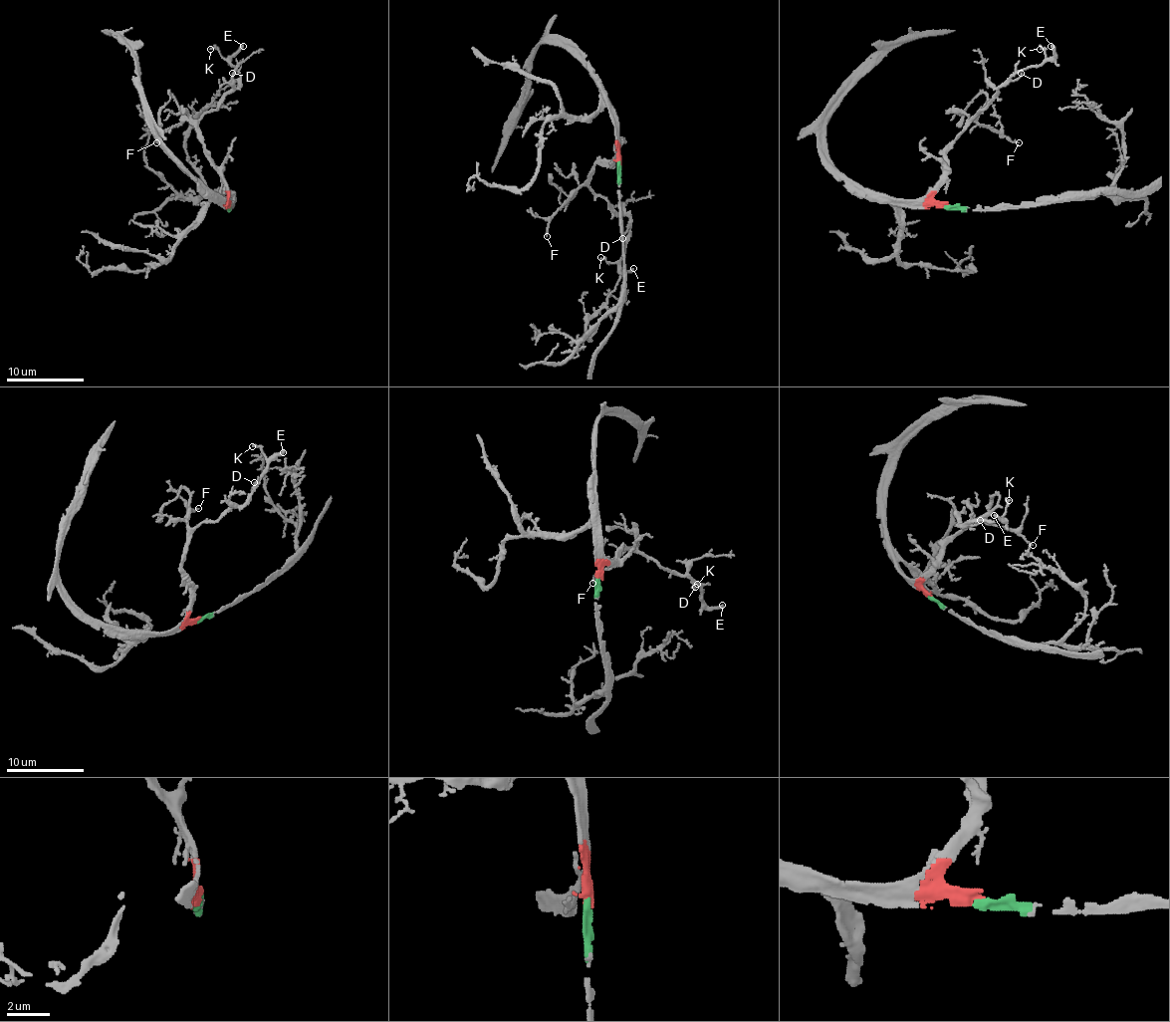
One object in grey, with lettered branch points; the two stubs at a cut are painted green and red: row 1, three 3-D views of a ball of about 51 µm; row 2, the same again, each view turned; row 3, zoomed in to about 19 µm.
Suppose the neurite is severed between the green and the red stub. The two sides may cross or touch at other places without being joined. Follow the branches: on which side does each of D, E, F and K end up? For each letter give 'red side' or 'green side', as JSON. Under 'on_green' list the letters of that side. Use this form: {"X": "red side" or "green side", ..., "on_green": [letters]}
{"D": "red side", "E": "red side", "F": "red side", "K": "red side", "on_green": []}

